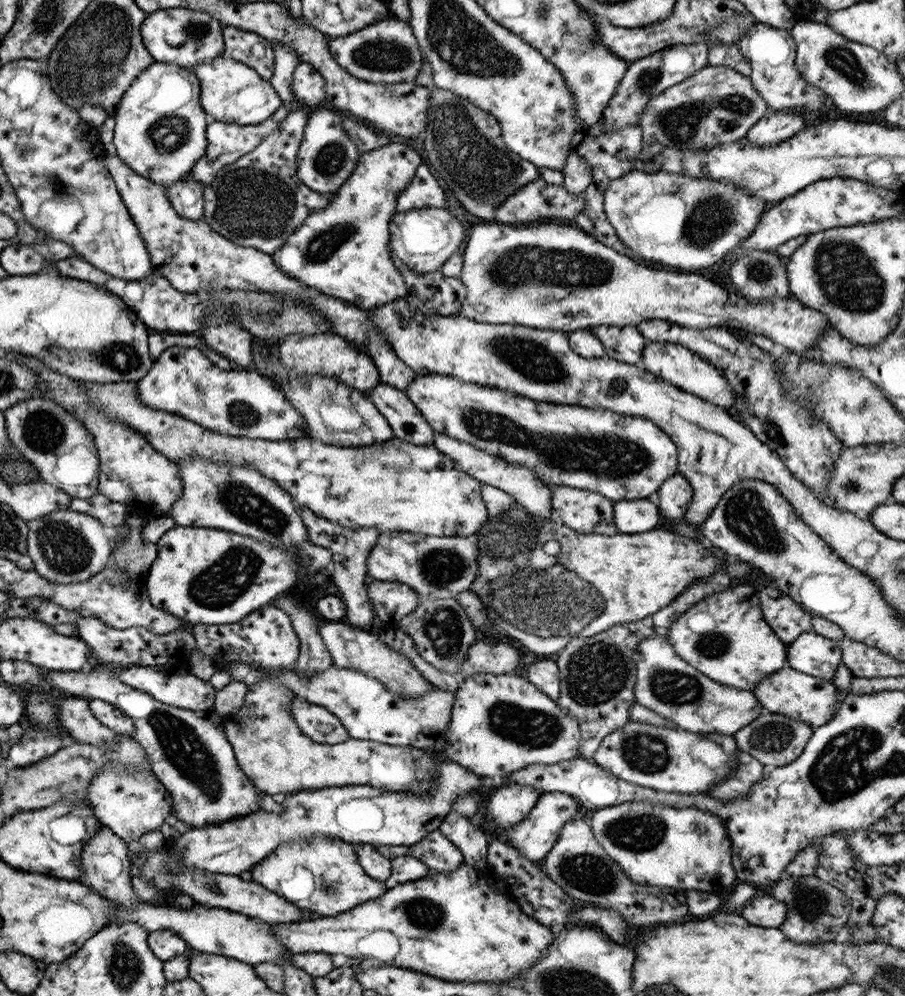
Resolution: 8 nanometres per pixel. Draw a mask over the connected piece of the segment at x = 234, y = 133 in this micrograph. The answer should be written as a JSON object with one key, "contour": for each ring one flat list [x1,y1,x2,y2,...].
{"contour":[[282,104,269,118,265,118,259,124,238,125,227,124,223,121,207,121,205,130,206,149,204,154,193,165,189,179,200,182,203,185,211,182,217,169,223,168,227,164,234,164,241,156,250,153,259,145,259,141,267,138,269,133,279,127,279,122,287,116,287,113,289,113,289,107]]}

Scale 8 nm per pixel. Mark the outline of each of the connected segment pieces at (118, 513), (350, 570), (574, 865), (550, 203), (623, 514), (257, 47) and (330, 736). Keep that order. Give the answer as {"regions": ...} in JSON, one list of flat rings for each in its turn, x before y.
{"regions":[[[96,493,87,499,70,498,69,510,87,514,98,520,103,526,121,527,125,522,127,508,123,504,109,501]],[[299,508,298,511,301,512,301,522,307,528,309,542,315,544,315,546,323,546,323,548,327,548,331,552,330,575,340,592,340,599,345,607,344,615,347,625,357,629,363,628,363,626,374,625,376,619,366,595,368,577,365,565,366,558,373,545,375,545,377,535,380,532,373,528,343,528,341,525,337,525,337,523,333,523,323,517,317,517,311,510,304,511,303,508]],[[582,819,568,820,551,851,543,861,544,874,563,892,580,905,593,905,618,913,627,924,644,925,671,922,687,916,686,897,683,891,673,887,651,887,628,880,611,858,599,847,592,836,590,826]],[[543,179,527,182,527,184,519,187,512,192,505,200,499,203,499,207,493,211,494,222,504,225,517,225,529,223,543,223,547,221,560,222,561,220,571,220,580,212,583,212,583,192,581,194,569,194,565,190,565,186,555,186,555,184,547,184]],[[654,498,623,500,612,504,613,522,621,534,649,532,659,522]],[[221,27,221,33,224,56,245,63,266,81,270,78,273,74,273,49,270,40,235,27]],[[291,700,291,717,303,735,322,744,339,744,347,740,347,731,331,712,305,700]]]}

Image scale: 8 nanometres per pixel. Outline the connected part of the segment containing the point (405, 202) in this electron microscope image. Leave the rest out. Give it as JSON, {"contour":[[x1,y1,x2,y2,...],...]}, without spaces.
{"contour":[[421,163,415,168,415,174,409,186,397,194,396,212,418,208,439,208,446,210,447,198,443,188,439,187,432,171]]}

